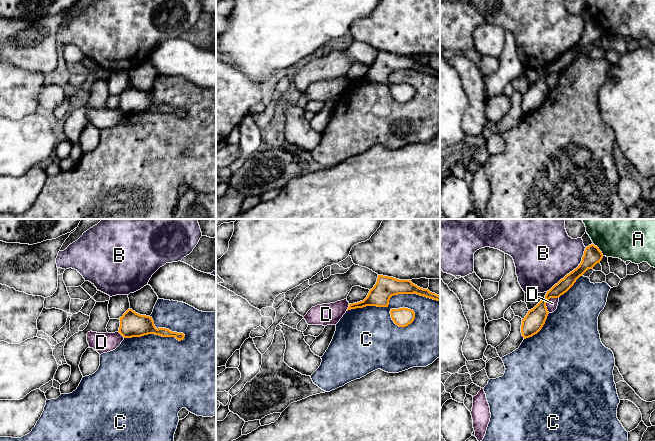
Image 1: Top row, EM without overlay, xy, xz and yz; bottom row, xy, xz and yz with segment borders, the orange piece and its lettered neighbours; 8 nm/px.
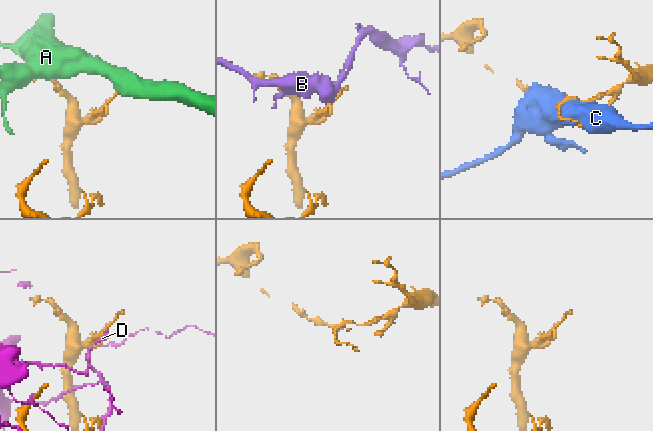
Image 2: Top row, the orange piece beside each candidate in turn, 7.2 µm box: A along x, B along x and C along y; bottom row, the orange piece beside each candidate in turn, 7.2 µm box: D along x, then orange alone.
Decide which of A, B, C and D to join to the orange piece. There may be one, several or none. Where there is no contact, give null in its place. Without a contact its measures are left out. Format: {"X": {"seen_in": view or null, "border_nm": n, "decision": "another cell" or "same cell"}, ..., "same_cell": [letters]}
{"A": {"seen_in": "yz", "border_nm": 130, "decision": "another cell"}, "B": {"seen_in": "yz", "border_nm": 480, "decision": "another cell"}, "C": {"seen_in": "xy", "border_nm": 500, "decision": "another cell"}, "D": {"seen_in": "yz", "border_nm": 150, "decision": "another cell"}, "same_cell": []}

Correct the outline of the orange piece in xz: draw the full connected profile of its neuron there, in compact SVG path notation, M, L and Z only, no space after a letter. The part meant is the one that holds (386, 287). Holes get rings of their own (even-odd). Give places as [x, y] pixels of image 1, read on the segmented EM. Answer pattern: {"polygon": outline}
{"polygon": "M378 275L377 282L370 289L367 297L360 302L349 304L347 309L363 308L366 306L388 307L392 296L398 294L417 294L440 301L440 296L413 284L410 280L399 280L393 277Z"}

